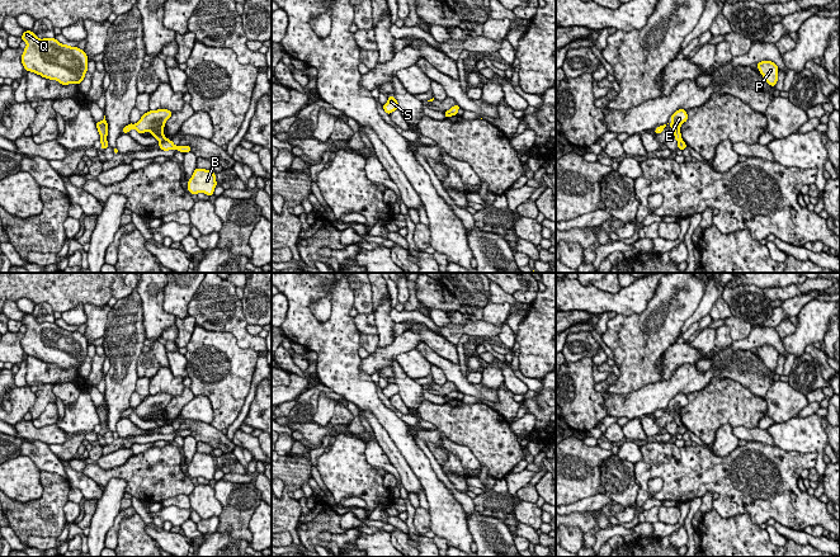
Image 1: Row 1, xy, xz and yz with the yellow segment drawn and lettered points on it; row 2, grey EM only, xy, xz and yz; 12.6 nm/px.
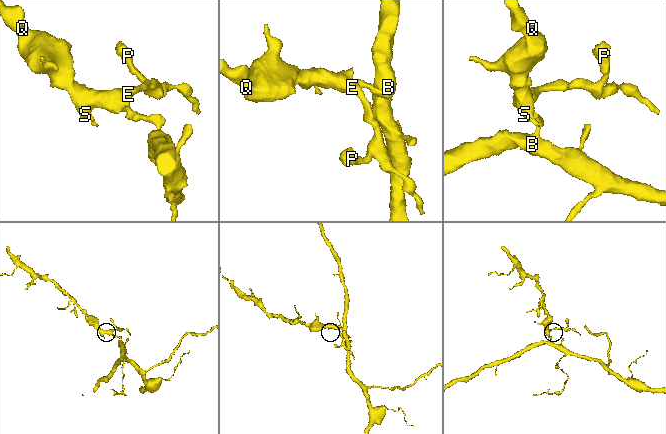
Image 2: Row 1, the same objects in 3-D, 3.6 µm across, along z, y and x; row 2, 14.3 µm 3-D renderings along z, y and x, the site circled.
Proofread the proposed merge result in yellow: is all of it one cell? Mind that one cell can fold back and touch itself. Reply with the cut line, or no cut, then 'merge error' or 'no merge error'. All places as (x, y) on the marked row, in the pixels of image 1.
cut in xy along (165, 137), (160, 142); merge error

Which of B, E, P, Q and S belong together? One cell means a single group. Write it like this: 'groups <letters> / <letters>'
groups B / E P Q S

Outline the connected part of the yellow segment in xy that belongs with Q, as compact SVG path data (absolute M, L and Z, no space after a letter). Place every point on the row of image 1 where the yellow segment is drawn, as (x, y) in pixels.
M25 30L20 38L27 43L20 57L25 71L57 80L65 86L79 85L85 79L89 60L82 49L55 38L39 39L32 30Z

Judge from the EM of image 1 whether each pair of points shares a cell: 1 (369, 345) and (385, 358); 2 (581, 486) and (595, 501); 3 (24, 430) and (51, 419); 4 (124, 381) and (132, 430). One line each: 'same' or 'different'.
1: different
2: different
3: different
4: different

